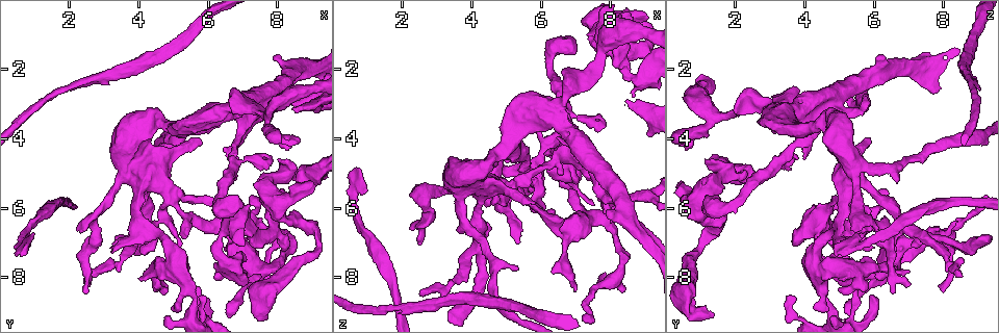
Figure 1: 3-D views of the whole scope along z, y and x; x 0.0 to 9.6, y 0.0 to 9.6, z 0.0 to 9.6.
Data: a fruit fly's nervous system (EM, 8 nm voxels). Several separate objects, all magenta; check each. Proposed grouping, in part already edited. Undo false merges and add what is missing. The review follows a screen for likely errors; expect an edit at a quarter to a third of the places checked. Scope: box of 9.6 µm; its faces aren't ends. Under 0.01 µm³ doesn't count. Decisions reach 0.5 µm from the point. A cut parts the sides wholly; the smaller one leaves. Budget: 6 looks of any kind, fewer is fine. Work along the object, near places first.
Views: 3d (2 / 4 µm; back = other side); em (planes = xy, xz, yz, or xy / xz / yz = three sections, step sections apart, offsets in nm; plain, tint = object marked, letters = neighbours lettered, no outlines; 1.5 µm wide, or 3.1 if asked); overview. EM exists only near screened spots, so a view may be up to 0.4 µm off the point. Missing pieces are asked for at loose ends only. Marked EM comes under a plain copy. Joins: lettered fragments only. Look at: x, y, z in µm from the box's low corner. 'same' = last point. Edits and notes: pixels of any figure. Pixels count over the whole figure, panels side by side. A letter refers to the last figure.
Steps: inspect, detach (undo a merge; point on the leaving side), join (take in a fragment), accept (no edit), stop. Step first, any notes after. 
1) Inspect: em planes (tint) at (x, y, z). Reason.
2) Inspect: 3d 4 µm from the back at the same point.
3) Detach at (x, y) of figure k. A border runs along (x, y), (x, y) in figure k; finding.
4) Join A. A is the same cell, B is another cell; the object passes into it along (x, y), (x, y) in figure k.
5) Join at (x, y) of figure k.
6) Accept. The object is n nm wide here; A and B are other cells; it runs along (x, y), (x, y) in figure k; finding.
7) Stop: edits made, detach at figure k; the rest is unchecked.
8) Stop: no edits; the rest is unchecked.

Inspect: 3d 4 µm at (6.65, 7.00, 6.85). Thin arm on a thick one.

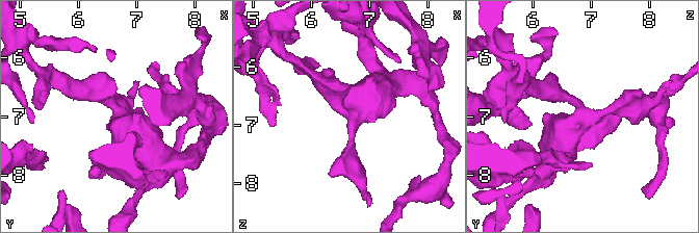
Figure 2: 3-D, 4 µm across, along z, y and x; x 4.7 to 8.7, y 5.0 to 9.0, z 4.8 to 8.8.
Inspect: em planes (tint) at (6.70, 6.95, 6.80). 3 arms meet here.

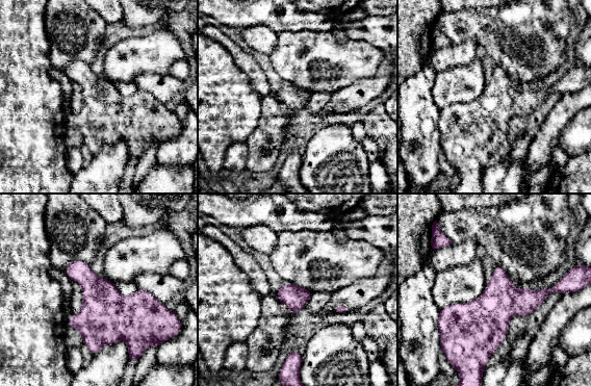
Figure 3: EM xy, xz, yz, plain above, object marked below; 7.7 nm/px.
Inspect: em planes (letters) at the same point.

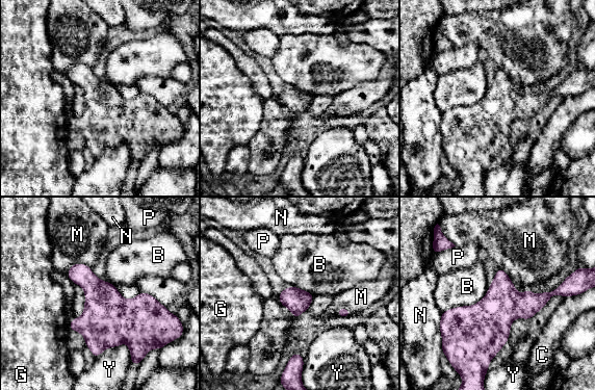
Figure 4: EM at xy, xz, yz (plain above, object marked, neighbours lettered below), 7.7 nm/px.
Accept. B, C, G, M, N, P and Y are other cells; one cell here.

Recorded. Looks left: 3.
Inspect: em xz step 8 (letters) at (7.85, 8.20, 7.80). Thin end.

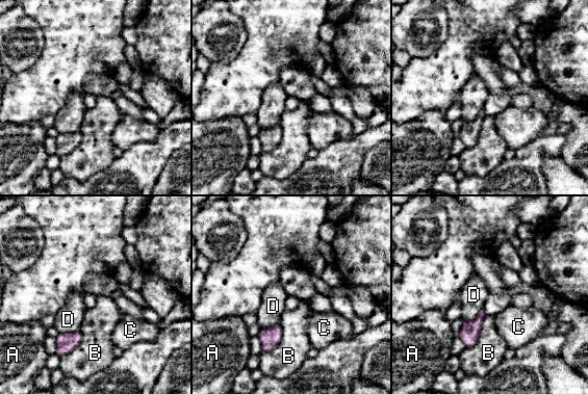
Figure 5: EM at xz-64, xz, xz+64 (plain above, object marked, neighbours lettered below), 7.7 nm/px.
Accept. A, B, C and D are other cells; a border runs along (79, 330), (59, 333) in figure 5; no lettered fragment goes on from it.

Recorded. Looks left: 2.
Inspect: em xy step 8 (tint) at (7.75, 3.35, 1.40). Three arms meet.

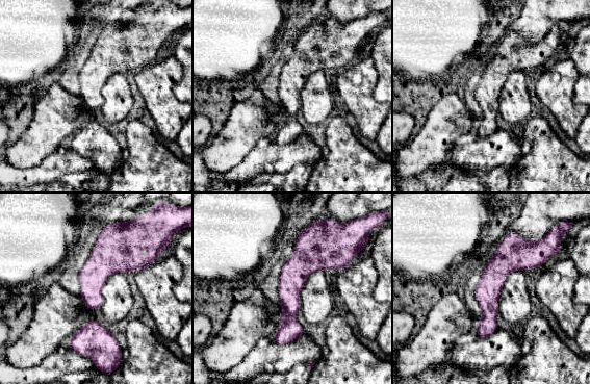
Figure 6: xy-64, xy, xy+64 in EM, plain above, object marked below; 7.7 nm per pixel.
Inspect: em planes (letters) at the same point. Another direction.

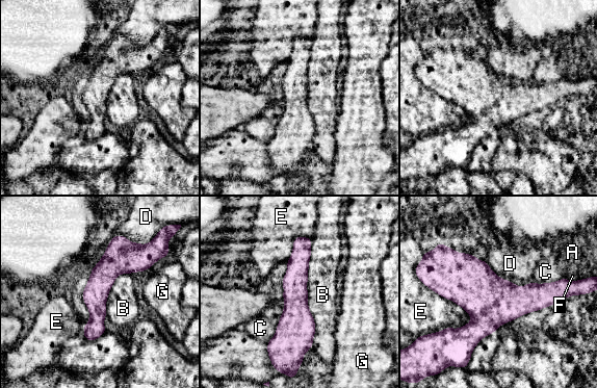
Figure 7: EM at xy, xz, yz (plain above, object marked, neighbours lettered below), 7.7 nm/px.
Accept. The object is 190 nm wide here; A, B, C, D, E, F and G are other cells; one cell here.

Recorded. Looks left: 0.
Stop: no edits; the rest is unchecked.

